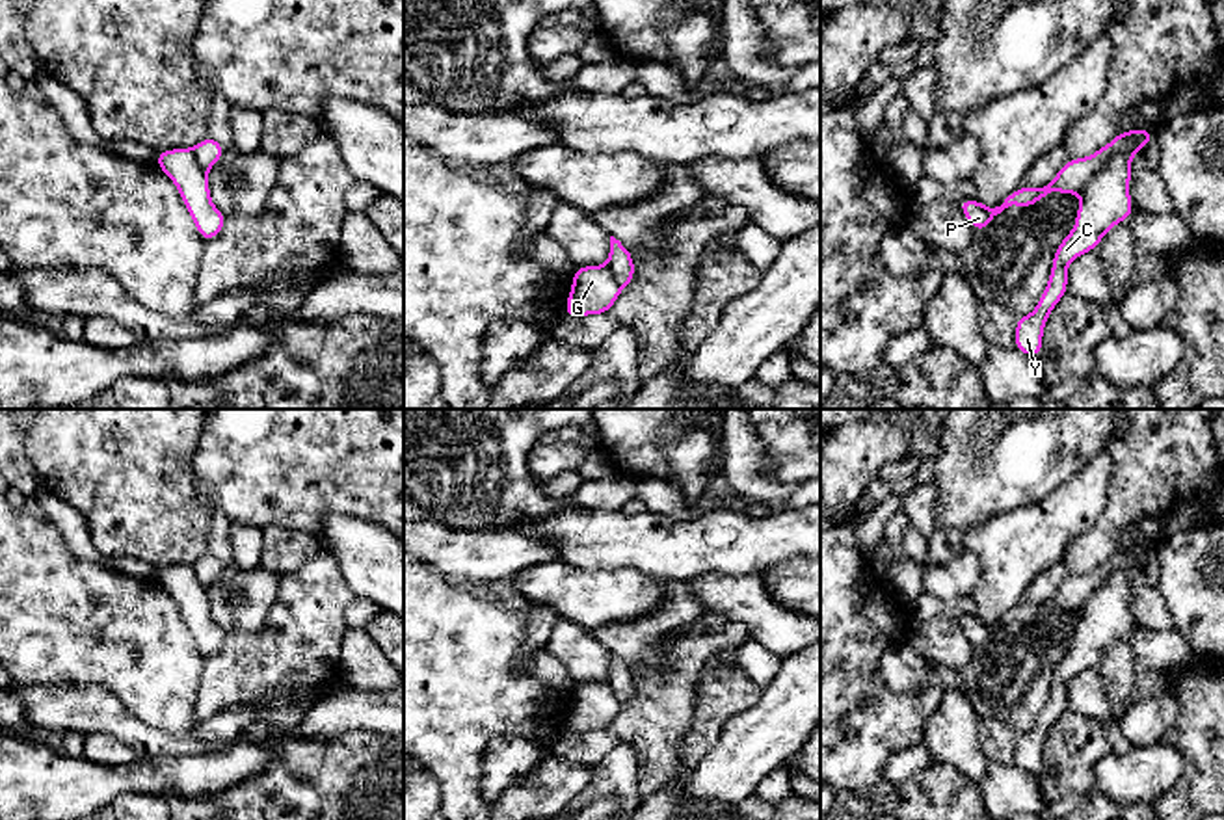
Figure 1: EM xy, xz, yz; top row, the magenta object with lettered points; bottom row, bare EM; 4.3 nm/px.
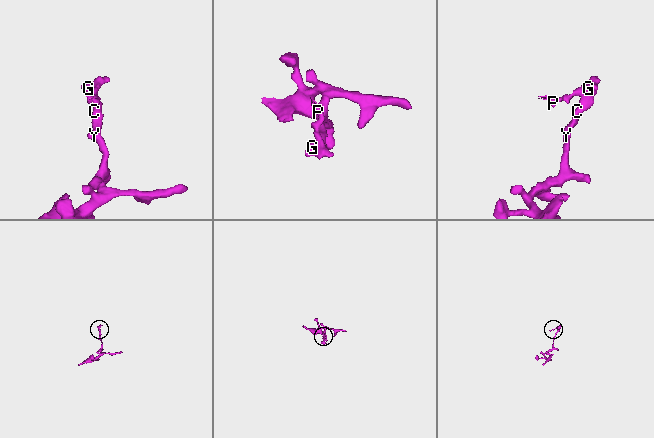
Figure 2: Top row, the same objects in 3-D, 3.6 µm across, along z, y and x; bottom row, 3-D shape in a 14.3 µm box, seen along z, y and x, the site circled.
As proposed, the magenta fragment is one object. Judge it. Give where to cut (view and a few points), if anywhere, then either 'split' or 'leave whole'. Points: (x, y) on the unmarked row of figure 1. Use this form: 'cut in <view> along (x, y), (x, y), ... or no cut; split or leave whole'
cut in yz along (1139, 566), (1115, 569), (1079, 608); split

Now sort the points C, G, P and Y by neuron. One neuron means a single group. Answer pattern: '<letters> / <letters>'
C G Y / P

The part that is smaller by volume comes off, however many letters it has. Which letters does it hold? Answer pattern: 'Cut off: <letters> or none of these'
Cut off: P

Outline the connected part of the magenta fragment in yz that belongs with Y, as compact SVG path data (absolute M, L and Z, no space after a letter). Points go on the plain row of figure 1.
M1125 565L1101 582L1084 602L1073 647L1060 658L1053 671L1049 699L1032 731L1016 734L1014 764L1034 775L1042 772L1045 736L1068 710L1066 686L1071 677L1090 669L1111 643L1133 632L1129 614L1131 573L1138 565Z

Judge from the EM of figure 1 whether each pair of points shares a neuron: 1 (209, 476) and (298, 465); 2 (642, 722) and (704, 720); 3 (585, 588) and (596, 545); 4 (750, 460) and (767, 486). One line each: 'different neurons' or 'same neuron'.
1: same neuron
2: different neurons
3: different neurons
4: same neuron

